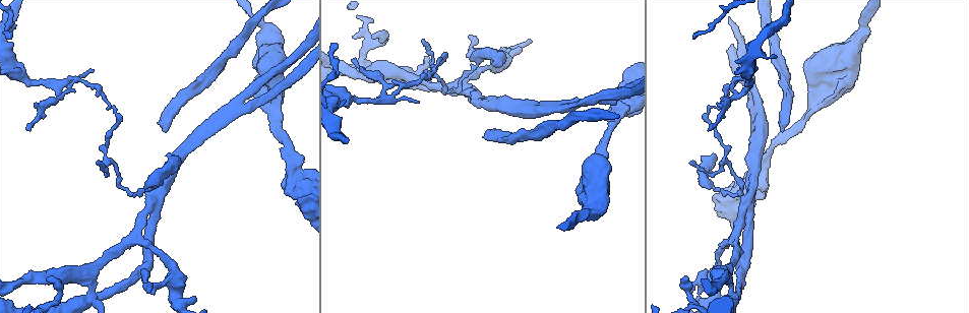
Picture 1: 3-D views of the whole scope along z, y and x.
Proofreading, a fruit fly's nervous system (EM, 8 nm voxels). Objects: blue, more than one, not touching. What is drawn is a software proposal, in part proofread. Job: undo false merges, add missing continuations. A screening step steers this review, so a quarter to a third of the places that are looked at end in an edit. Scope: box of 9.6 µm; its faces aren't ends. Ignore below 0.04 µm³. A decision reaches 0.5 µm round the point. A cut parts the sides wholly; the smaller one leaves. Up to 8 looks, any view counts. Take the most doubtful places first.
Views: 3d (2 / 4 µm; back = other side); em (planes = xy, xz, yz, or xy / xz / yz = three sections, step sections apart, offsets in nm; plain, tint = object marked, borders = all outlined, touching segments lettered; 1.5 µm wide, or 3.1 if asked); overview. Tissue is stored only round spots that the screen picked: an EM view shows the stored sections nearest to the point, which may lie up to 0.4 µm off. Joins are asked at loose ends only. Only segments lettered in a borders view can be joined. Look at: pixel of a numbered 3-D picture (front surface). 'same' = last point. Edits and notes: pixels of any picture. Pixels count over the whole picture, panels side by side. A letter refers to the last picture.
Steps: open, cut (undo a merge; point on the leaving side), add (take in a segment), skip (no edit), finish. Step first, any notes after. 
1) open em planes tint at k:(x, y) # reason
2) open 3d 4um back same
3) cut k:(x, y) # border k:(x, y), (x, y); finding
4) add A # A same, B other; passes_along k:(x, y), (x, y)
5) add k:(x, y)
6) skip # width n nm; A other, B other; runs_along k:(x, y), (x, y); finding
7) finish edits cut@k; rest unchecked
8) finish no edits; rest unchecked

open em planes plain at 1:(489, 132) # branch stops here

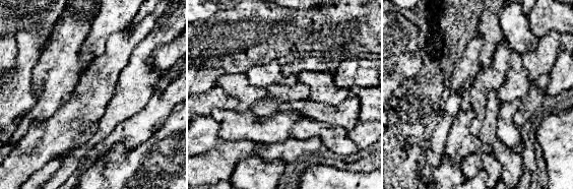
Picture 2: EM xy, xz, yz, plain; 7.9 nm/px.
open em planes borders same # see the neighbours

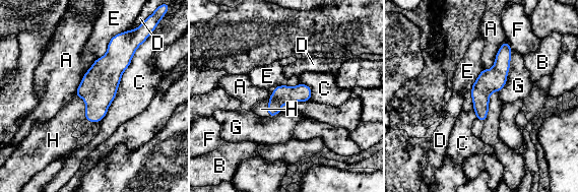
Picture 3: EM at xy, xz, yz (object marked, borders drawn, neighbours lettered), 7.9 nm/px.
add H # A other, B other, C other, D other, E other, F other, G other, H same; passes_along 3:(99, 86), (85, 105), (62, 126); the neuron continues

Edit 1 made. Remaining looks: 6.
open overview # see it whole again

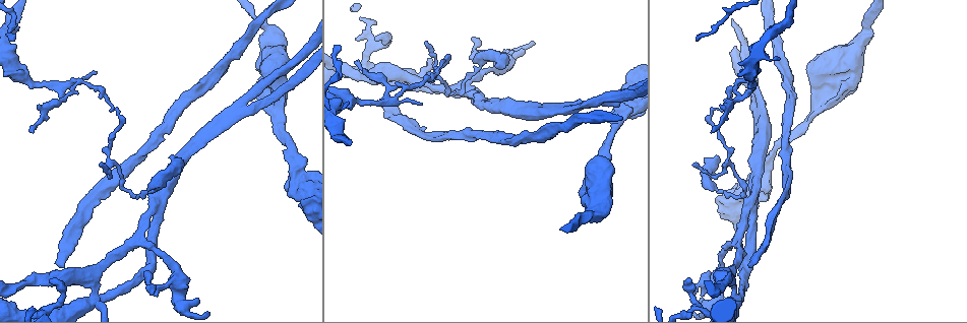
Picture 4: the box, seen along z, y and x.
open em xy step 4 tint at 4:(447, 57) # sharp bend

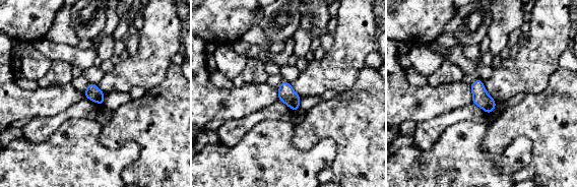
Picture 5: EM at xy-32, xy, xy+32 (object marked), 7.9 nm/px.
open em xz step 8 borders same

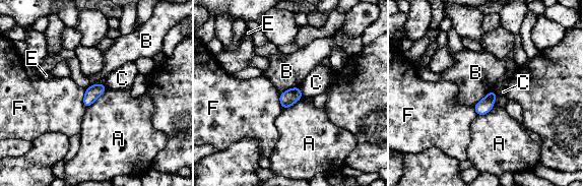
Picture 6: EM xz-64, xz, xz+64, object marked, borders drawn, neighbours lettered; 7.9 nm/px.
skip # A other, B other, C other, E other, F other; border 6:(107, 87), (86, 108); all the same neuron

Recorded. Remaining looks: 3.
open em planes plain at 4:(385, 103) # three arms meet

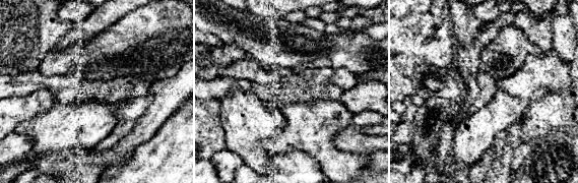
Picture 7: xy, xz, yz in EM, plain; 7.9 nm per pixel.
open em planes borders same

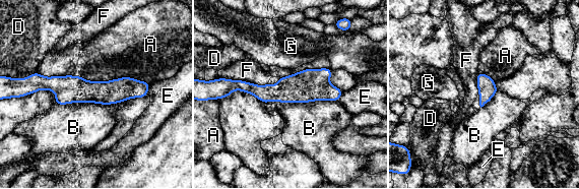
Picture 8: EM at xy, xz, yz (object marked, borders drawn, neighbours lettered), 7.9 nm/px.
skip # width 200 nm; A other, B other, D other, E other, F other, G other; runs_along 8:(146, 84), (122, 89), (35, 86); continuous, no second neuron

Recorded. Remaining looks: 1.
open em xy step 8 borders at 4:(358, 77) # closes a loop

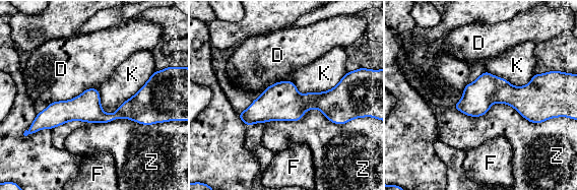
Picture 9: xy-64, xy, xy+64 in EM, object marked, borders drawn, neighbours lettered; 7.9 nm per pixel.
skip # longest_contact Z 750 nm; D other, F other, K other, Z other; border 9:(452, 107), (549, 119); one neuron here

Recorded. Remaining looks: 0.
finish edits add@3; rest unchecked

